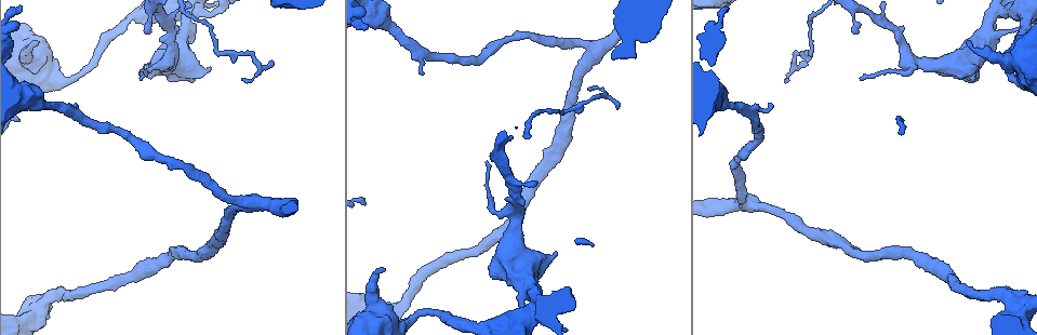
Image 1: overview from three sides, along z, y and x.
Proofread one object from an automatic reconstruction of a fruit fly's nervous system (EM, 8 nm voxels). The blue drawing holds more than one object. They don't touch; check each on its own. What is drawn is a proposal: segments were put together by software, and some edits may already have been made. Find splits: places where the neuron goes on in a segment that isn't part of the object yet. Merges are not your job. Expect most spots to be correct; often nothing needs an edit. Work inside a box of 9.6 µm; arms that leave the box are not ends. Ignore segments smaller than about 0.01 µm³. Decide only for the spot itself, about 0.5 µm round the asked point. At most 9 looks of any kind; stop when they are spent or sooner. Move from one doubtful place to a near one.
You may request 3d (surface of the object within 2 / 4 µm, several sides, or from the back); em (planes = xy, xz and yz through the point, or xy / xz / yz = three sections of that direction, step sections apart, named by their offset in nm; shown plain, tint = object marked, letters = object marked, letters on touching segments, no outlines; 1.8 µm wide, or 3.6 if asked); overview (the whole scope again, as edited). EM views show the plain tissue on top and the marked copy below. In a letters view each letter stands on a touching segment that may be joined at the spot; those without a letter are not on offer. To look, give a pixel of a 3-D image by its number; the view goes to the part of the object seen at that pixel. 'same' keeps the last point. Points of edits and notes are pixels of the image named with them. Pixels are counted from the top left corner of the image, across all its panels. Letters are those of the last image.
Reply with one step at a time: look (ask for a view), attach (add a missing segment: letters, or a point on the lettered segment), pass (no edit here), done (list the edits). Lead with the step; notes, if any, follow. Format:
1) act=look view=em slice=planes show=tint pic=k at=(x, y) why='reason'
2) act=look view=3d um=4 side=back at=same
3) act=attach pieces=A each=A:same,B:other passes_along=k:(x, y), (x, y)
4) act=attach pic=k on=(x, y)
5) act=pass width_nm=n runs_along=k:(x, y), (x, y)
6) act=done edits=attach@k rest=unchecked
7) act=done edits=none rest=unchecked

act=look view=3d um=4 side=back pic=1 at=(242, 79)

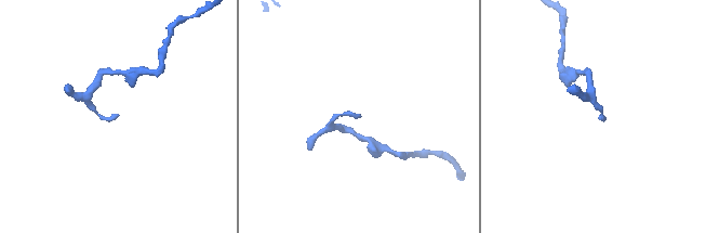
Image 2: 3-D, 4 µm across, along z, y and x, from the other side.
act=look view=em slice=xy step=4 show=letters pic=2 at=(600, 119)

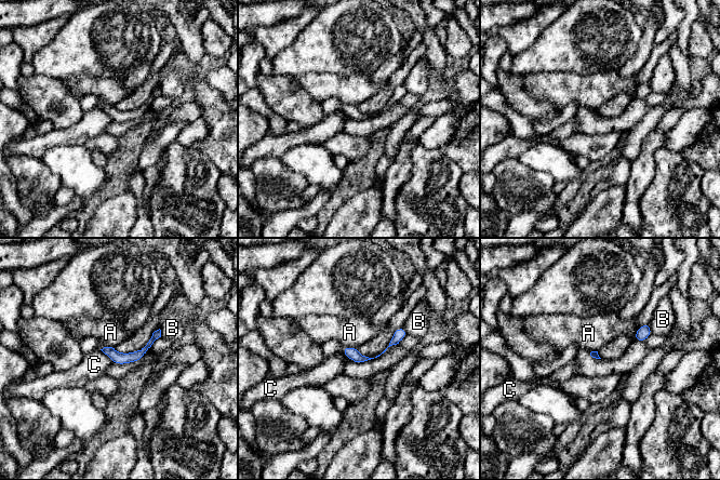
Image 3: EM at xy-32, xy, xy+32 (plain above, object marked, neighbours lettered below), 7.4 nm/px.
act=pass each=A:other,B:other,C:other border=3:(100, 349), (114, 362) found='none of them fits'

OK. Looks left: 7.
act=look view=3d um=2 pic=1 at=(967, 41) why='branch stops here'

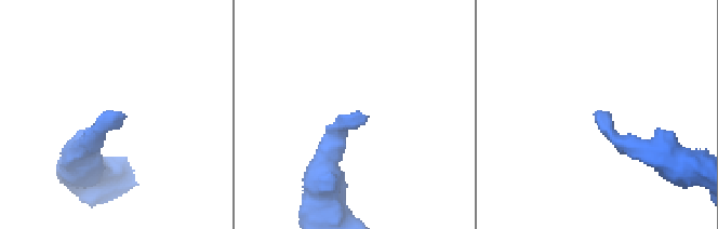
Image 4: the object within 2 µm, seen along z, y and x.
act=look view=em slice=planes show=letters pic=4 at=(365, 116) why='need the tissue'

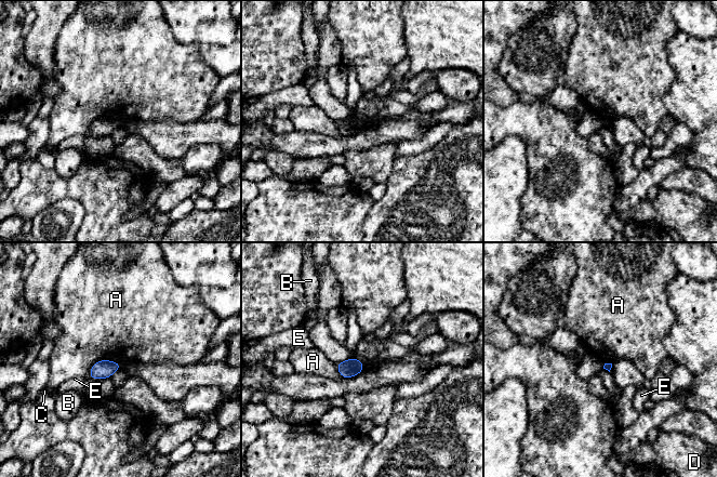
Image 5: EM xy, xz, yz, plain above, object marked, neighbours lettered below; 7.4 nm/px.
act=pass longest_contact=A:260nm each=A:other,B:other,C:other,D:other,E:other found='none of them fits'

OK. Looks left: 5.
act=look view=3d um=4 pic=1 at=(364, 14) why='branch stops here'

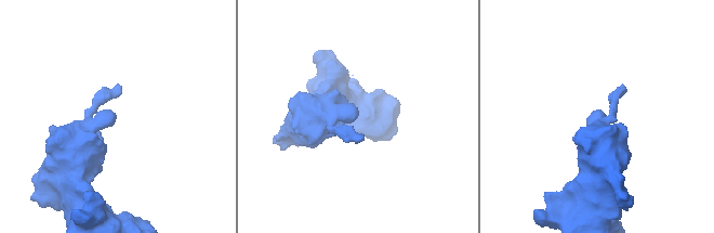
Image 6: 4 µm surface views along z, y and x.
act=look view=em slice=xz step=16 show=tint pic=6 at=(113, 113)

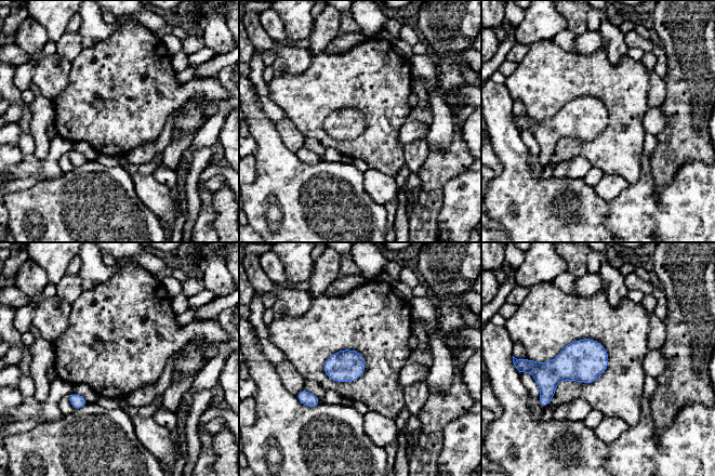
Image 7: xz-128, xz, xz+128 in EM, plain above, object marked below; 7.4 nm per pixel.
act=look view=em slice=xz step=16 show=letters at=same

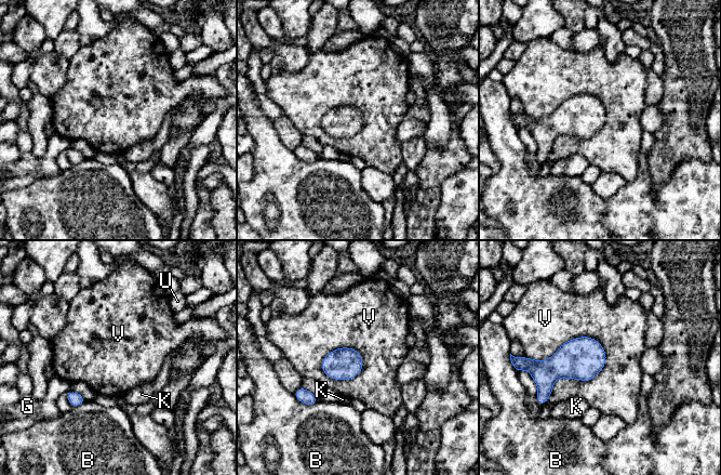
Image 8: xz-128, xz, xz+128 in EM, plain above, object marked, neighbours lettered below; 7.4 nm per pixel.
act=pass each=B:other,G:other,K:other,U:other,V:other border=8:(595, 338), (542, 406) found='none of them fits'

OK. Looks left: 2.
act=look view=3d um=2 side=back pic=1 at=(557, 254) why='stops while still wide'

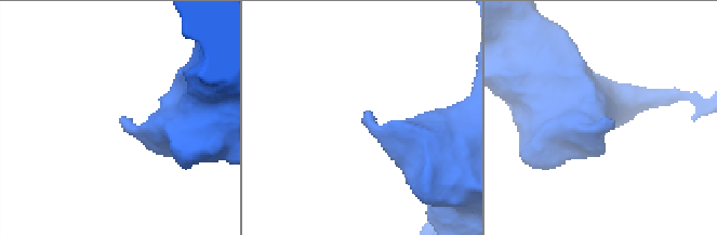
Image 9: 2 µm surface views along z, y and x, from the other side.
act=look view=em slice=planes show=letters pic=9 at=(366, 114) why='shape alone is not enough'

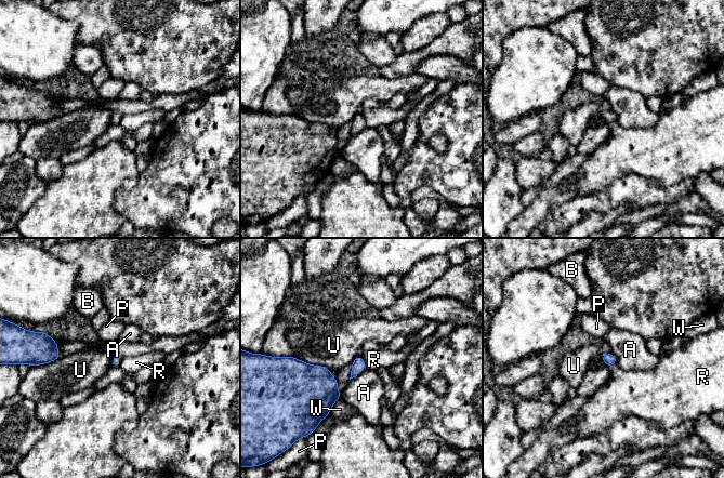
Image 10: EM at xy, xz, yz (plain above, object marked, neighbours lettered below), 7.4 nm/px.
act=pass each=A:other,B:other,P:other,R:other,U:other,W:other border=10:(600, 357), (605, 364), (616, 366) found='no lettered segment goes on from it'

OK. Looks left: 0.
act=done edits=none rest=unchecked

